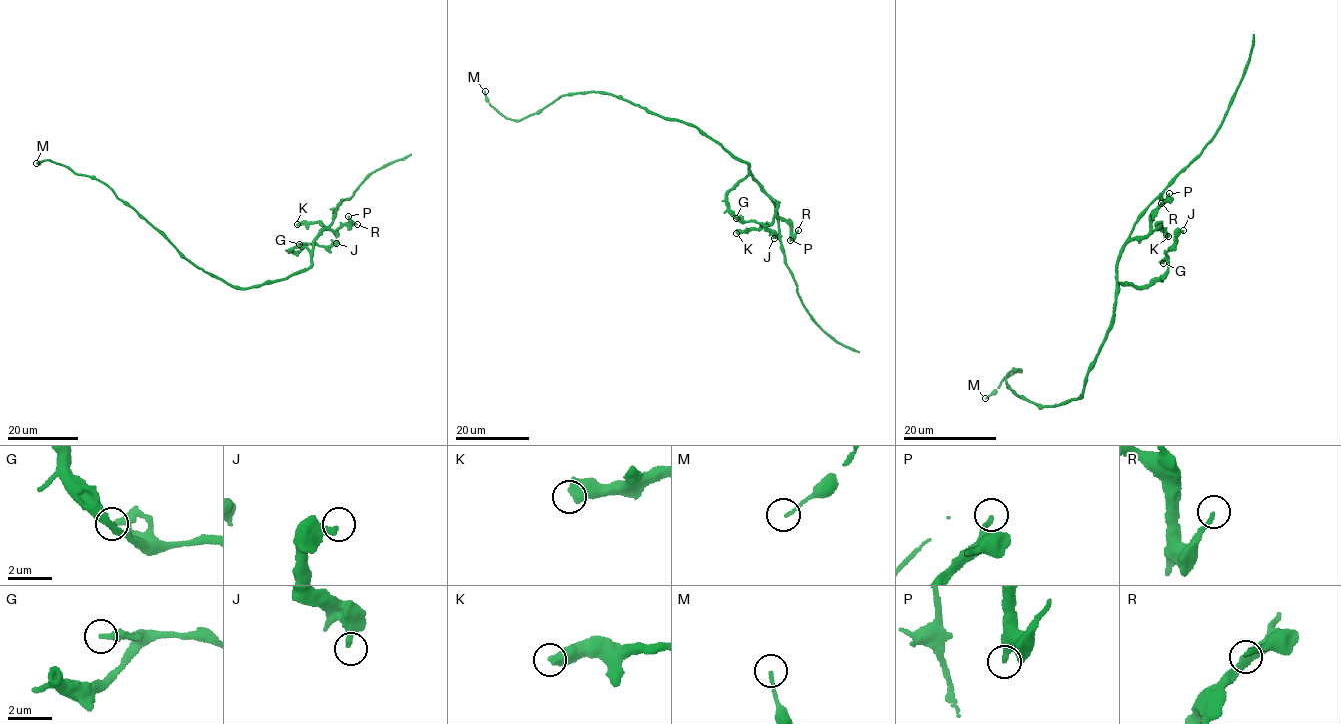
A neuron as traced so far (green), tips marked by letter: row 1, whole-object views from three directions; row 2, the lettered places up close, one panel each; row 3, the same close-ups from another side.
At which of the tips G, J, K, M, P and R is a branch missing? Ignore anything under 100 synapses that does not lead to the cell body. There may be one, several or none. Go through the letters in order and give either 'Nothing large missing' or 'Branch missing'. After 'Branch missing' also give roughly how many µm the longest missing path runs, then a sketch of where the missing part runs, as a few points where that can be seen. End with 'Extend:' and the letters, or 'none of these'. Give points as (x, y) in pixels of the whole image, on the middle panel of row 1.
G: Nothing large missing
J: Nothing large missing
K: Nothing large missing
M: Nothing large missing
P: Nothing large missing
R: Nothing large missing
Extend: none of these

